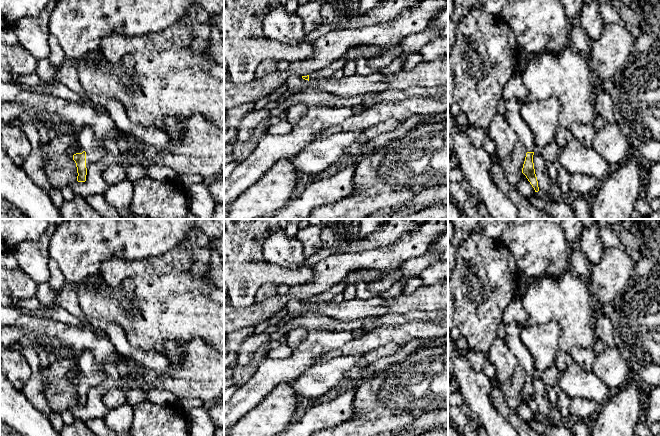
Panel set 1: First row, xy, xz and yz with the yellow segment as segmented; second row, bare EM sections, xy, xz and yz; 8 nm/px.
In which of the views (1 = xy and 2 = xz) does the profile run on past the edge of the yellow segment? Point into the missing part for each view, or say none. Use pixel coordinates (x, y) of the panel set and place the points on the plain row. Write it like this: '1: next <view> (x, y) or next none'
1: next xy (95, 376)
2: next xz (326, 296)

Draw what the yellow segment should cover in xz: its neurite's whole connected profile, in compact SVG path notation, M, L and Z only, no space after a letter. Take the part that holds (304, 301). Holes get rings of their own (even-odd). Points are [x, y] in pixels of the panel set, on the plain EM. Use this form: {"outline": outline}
{"outline": "M345 277L339 284L332 286L326 292L318 293L307 300L302 300L302 302L308 305L314 305L321 302L331 301L335 295L343 293L346 283L347 278Z"}

